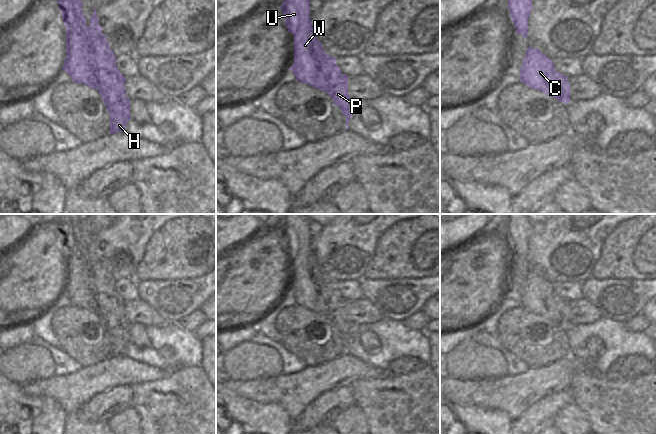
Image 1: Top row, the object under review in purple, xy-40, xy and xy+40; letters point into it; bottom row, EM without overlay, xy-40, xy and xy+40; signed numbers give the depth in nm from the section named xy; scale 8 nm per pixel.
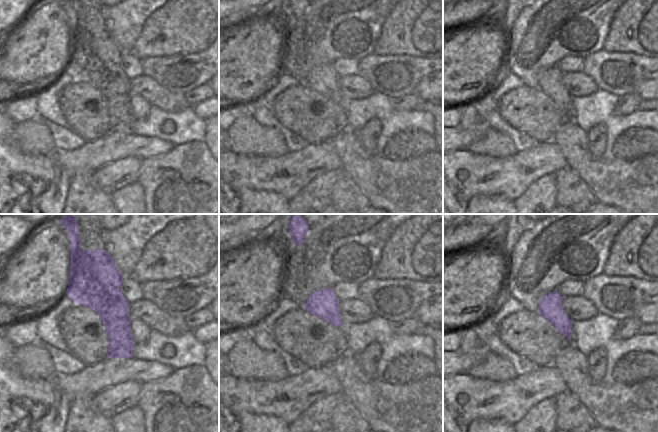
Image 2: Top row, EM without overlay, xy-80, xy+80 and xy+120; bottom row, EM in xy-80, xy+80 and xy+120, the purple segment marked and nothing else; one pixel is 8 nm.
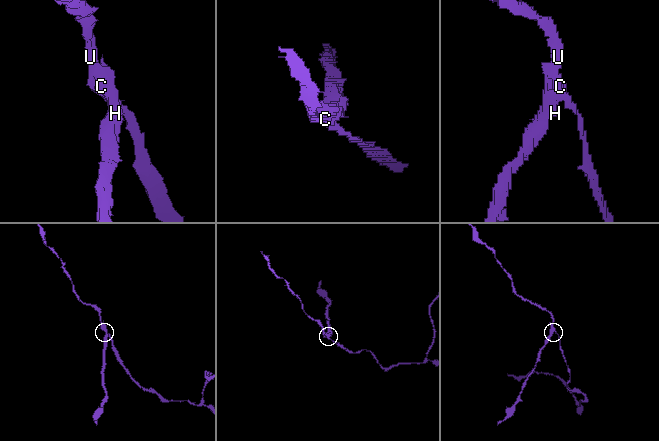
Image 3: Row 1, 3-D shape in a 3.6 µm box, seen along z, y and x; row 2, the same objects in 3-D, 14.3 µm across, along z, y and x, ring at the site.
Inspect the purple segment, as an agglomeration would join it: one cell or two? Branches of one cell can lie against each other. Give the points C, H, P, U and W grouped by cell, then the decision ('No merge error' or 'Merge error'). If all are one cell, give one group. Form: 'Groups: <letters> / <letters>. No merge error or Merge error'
Groups: C U W / H P. Merge error

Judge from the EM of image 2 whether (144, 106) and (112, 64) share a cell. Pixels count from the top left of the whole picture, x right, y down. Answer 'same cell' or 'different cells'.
different cells

